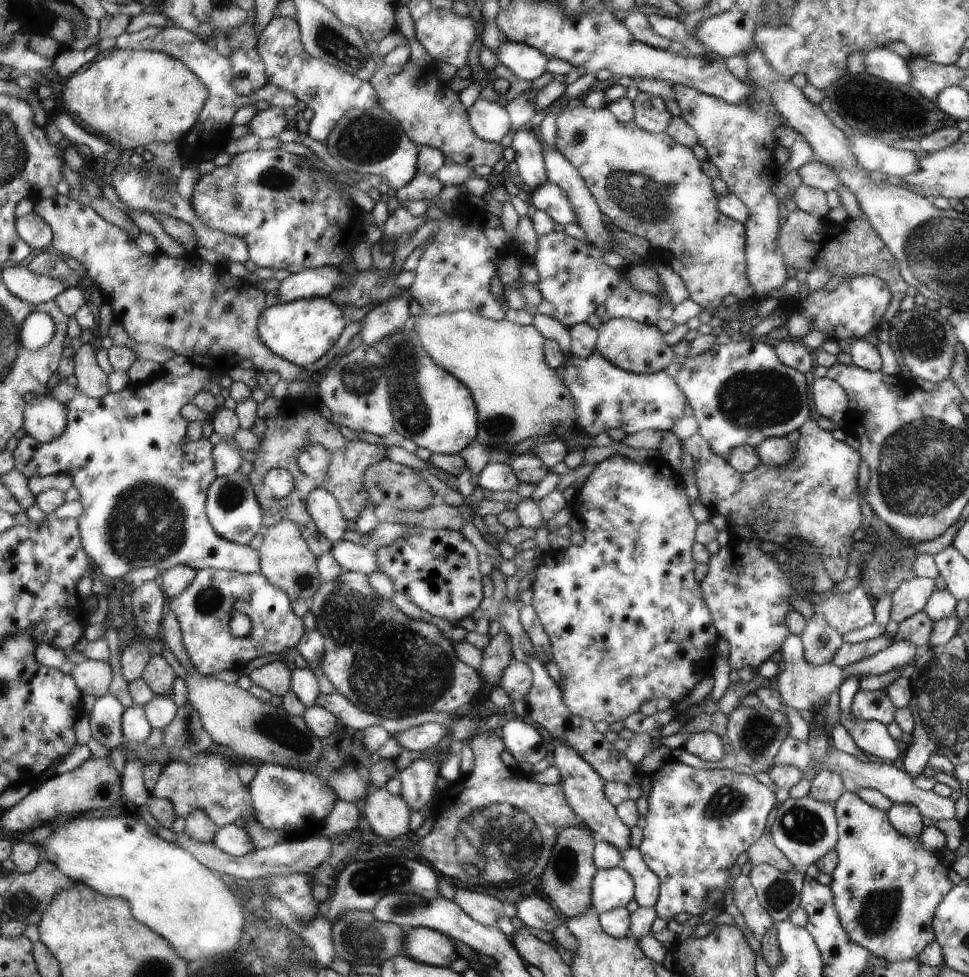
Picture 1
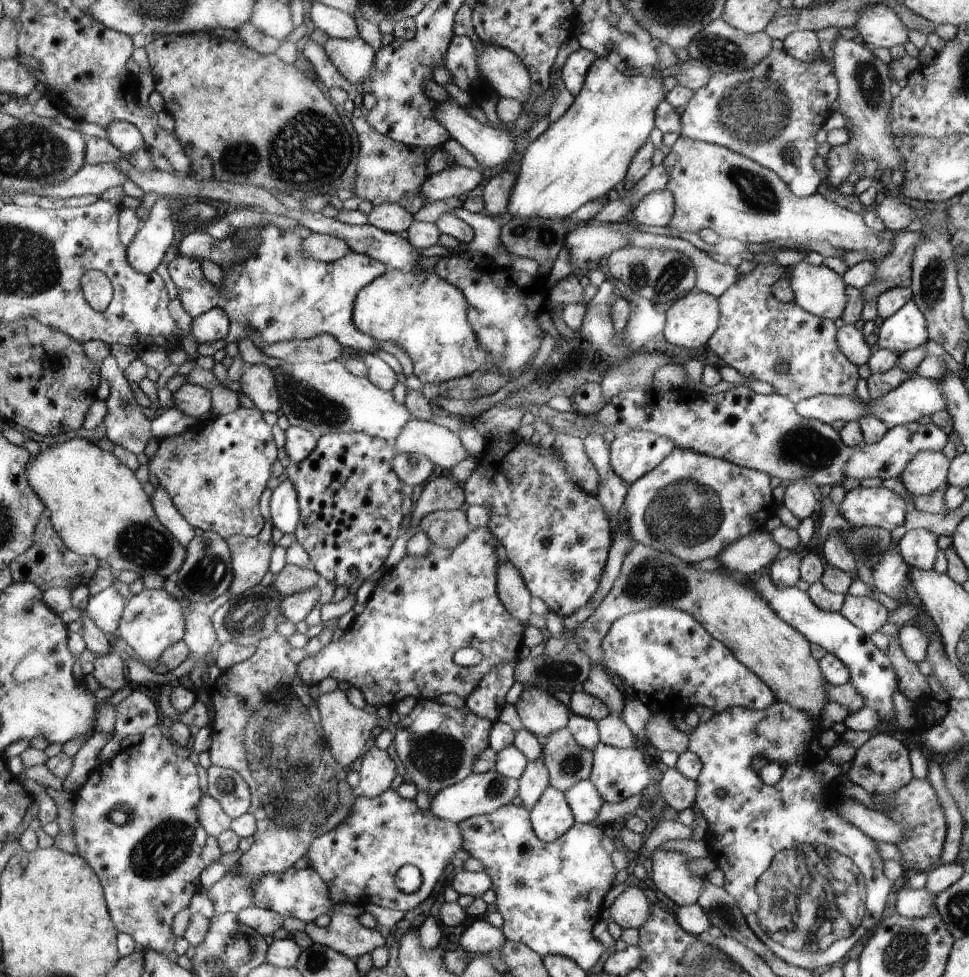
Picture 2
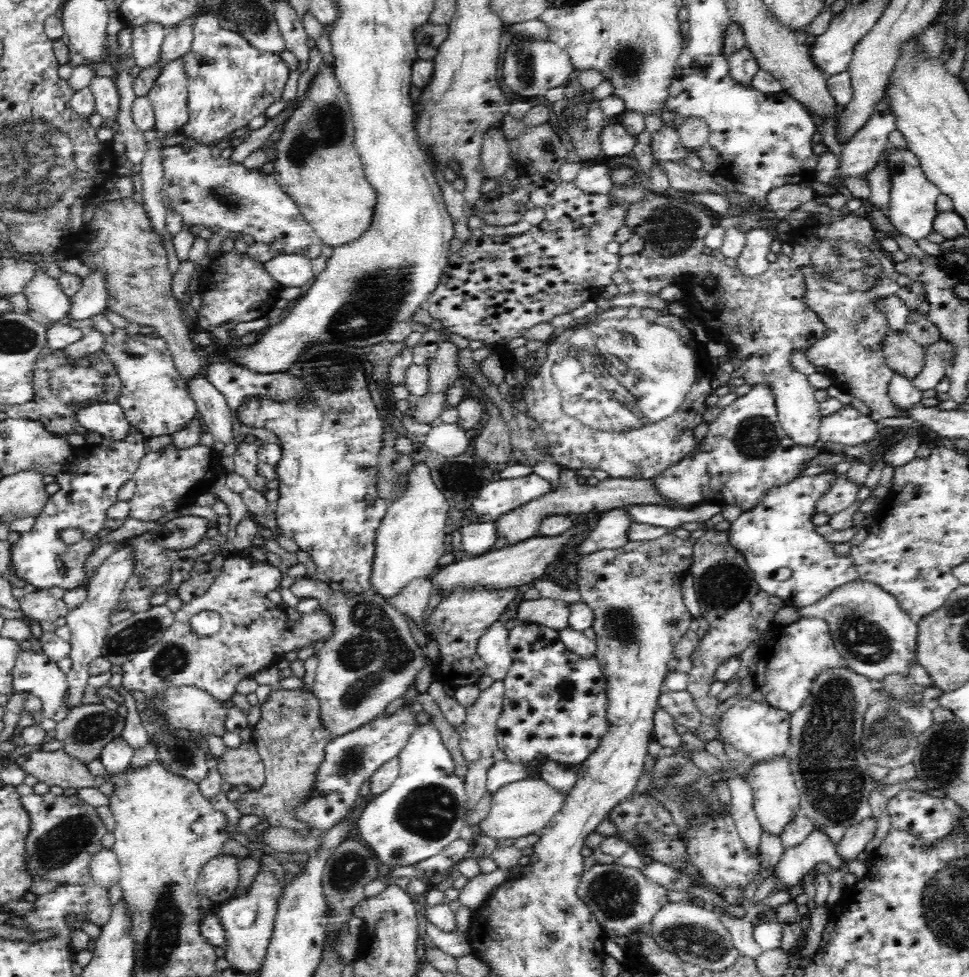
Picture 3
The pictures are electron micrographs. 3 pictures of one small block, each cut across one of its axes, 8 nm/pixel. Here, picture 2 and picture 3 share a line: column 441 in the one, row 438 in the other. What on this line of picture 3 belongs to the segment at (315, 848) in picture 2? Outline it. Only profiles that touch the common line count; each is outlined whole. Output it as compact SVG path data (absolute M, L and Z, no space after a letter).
M843 405L832 416L825 416L819 424L819 439L848 446L864 445L878 438L878 424L871 415L864 415L855 407Z

